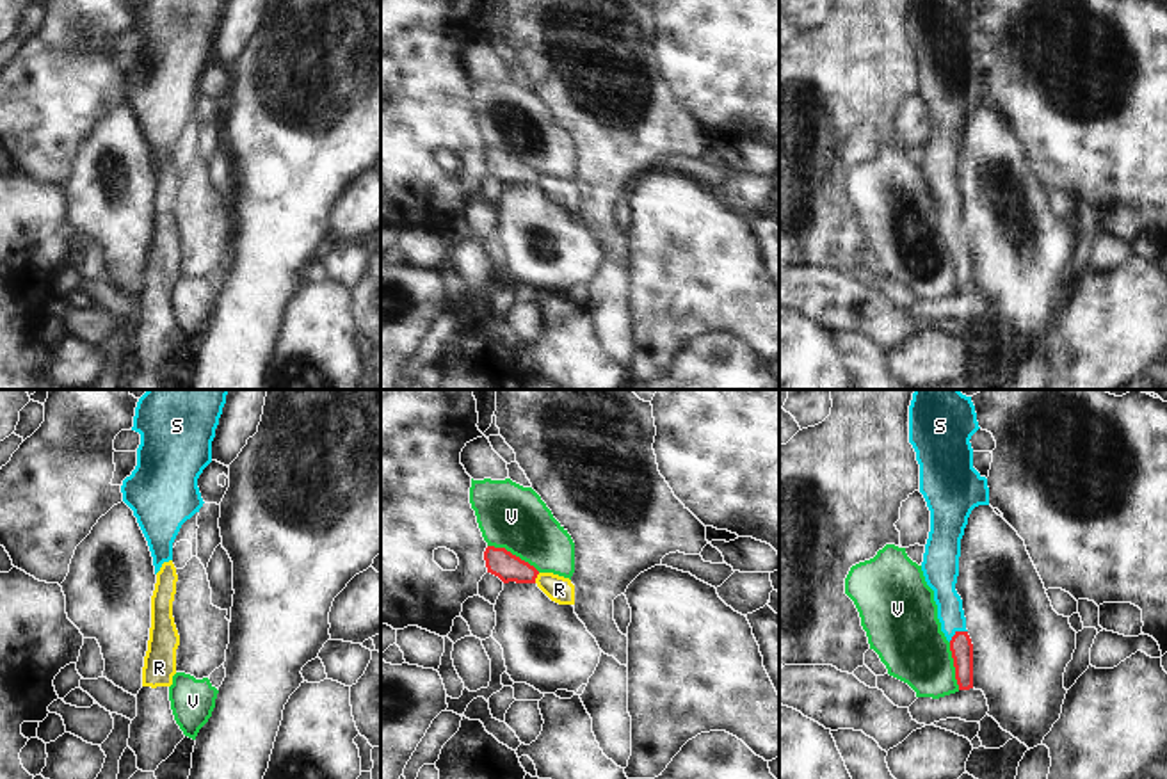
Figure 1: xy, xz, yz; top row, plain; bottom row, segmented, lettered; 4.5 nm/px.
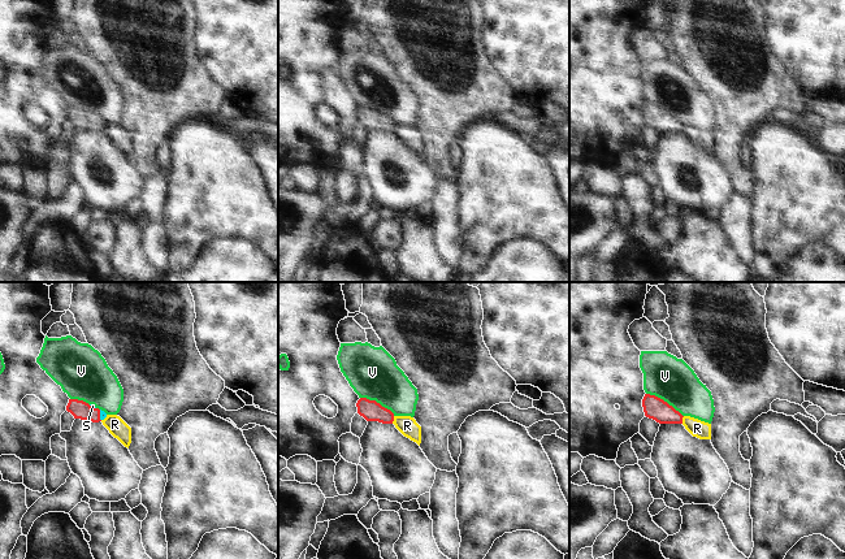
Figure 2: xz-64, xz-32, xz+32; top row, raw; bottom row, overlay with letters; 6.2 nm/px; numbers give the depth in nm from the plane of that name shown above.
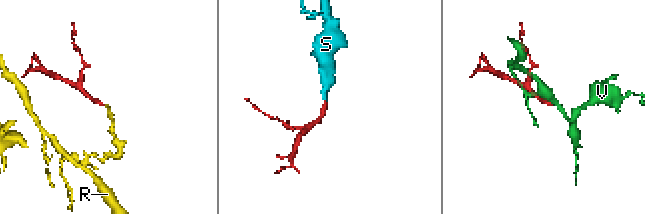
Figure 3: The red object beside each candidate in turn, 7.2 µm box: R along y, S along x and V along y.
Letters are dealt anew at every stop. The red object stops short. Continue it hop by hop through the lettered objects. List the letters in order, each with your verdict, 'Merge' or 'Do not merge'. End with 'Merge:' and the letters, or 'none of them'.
R: Do not merge
S: Merge
V: Do not merge
Merge: S

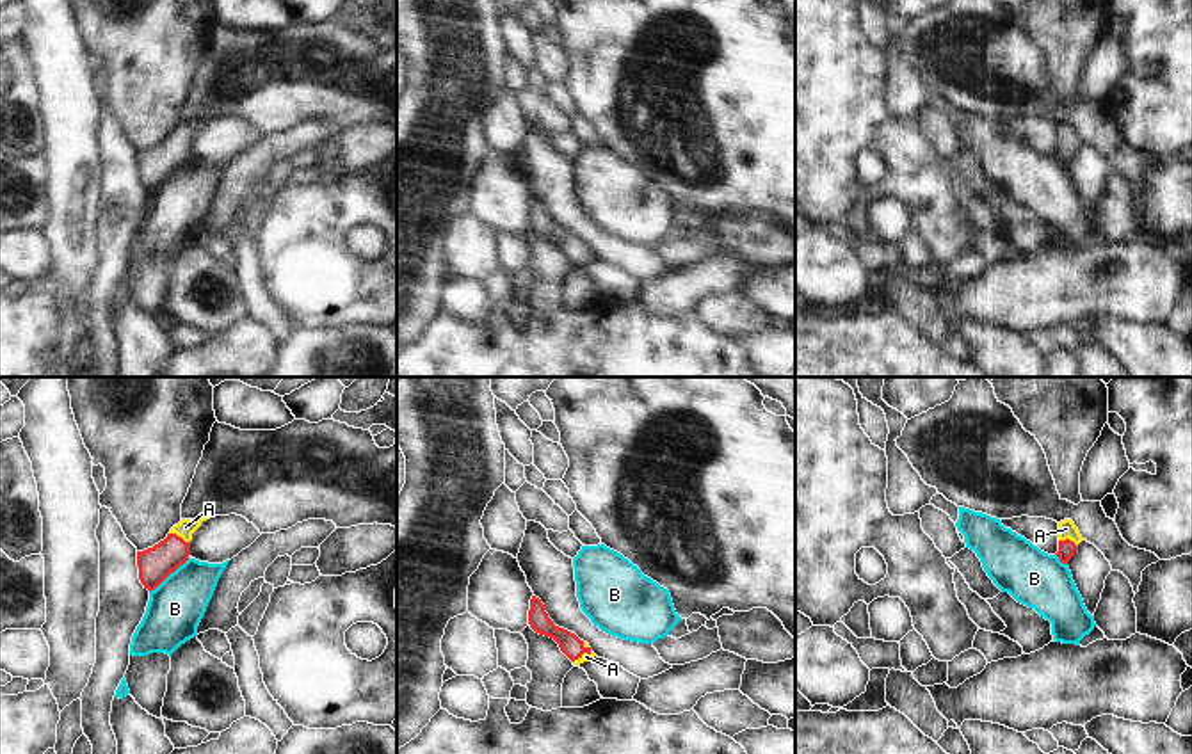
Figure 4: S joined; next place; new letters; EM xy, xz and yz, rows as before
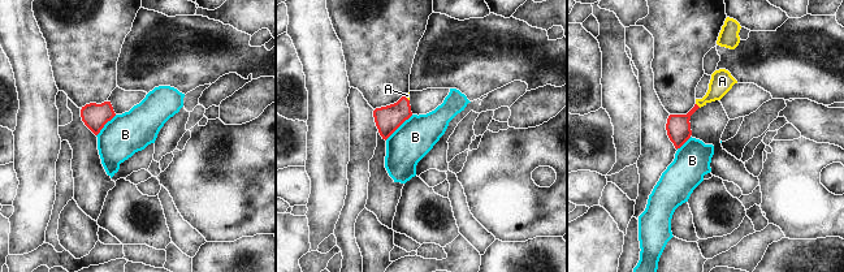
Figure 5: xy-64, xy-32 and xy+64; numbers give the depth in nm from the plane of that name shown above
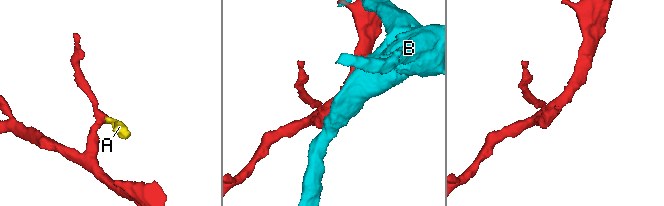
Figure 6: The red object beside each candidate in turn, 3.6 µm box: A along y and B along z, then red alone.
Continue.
A: Merge
B: Do not merge
Merge: A

